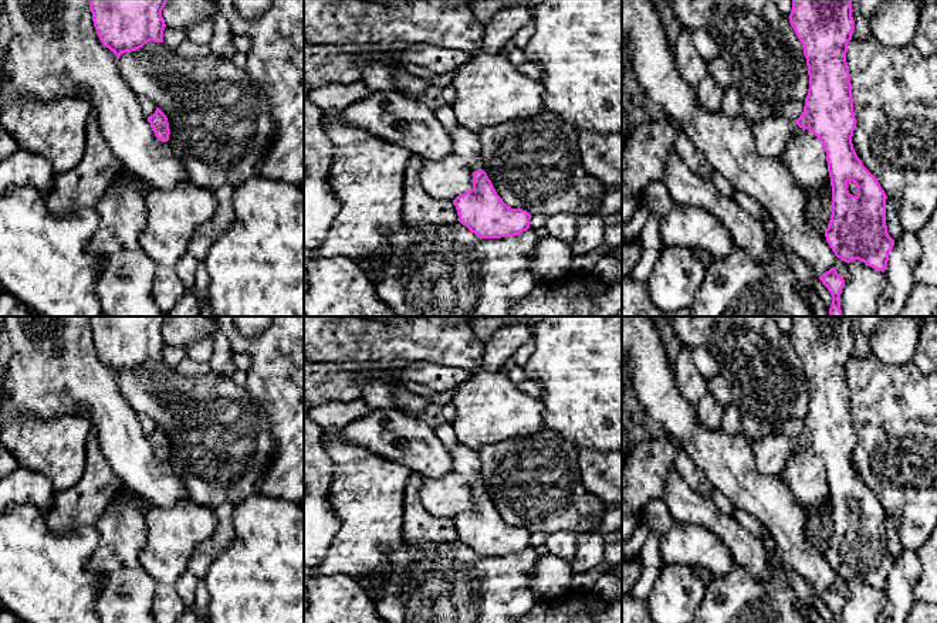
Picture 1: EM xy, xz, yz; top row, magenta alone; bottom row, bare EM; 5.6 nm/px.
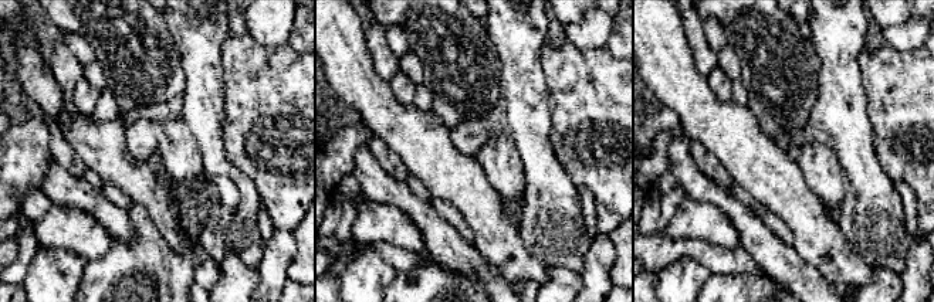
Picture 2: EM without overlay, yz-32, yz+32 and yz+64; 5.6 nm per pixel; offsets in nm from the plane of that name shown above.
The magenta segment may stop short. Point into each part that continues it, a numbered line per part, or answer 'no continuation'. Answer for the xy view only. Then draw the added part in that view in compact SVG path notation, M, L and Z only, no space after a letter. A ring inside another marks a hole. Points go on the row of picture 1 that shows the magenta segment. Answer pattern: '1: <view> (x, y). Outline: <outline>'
no continuation

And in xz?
1: xz (466, 144). Outline: M459 126L450 132L450 138L453 140L453 153L461 156L473 172L481 170L481 143L477 133Z

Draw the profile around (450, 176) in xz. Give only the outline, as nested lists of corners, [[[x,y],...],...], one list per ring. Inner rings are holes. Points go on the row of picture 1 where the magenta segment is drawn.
[[[451,153],[439,160],[423,160],[420,183],[432,197],[453,202],[473,189],[473,170],[461,156]]]

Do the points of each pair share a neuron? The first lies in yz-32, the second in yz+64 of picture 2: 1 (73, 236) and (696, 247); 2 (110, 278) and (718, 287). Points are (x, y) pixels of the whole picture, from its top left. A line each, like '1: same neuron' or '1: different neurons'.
1: different neurons
2: same neuron

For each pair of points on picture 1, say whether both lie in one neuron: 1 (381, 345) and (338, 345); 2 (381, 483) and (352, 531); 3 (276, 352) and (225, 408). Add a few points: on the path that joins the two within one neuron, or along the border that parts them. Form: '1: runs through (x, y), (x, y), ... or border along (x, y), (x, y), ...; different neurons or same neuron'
1: runs through (371, 345), (348, 345); same neuron
2: runs through (369, 494), (369, 514), (364, 520); same neuron
3: border along (243, 386), (266, 412); different neurons

